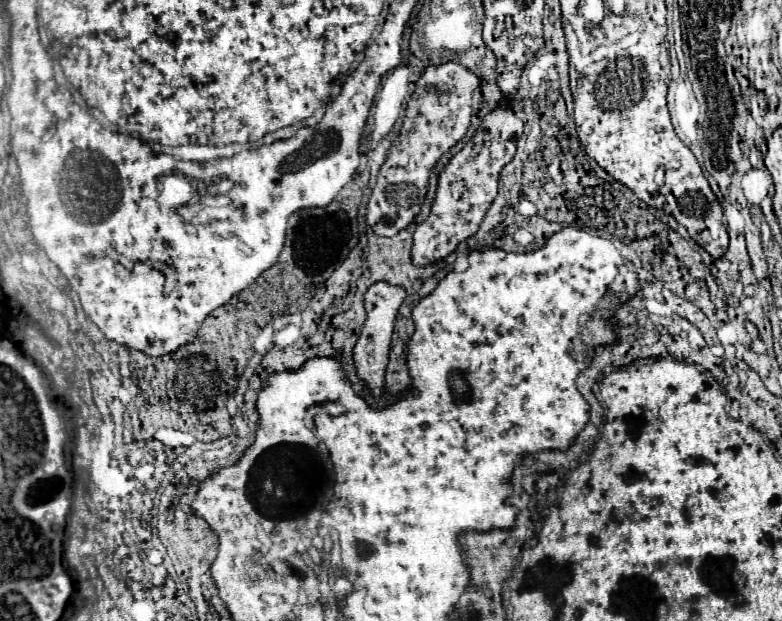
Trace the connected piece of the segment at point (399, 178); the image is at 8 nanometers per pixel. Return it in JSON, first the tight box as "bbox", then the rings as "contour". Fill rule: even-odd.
{"bbox":[366,63,470,237],"contour":[[[450,63],[430,65],[420,75],[408,101],[400,135],[392,143],[388,159],[378,173],[378,189],[374,189],[370,195],[366,221],[380,237],[392,237],[412,223],[412,219],[420,213],[420,205],[424,203],[430,169],[464,137],[470,125],[470,99],[462,99],[462,93],[454,91],[454,79],[458,77],[454,77],[450,67]],[[400,183],[410,183],[414,187],[402,187]]]}

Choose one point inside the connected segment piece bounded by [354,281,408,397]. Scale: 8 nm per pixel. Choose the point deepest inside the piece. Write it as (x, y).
(382, 300)

